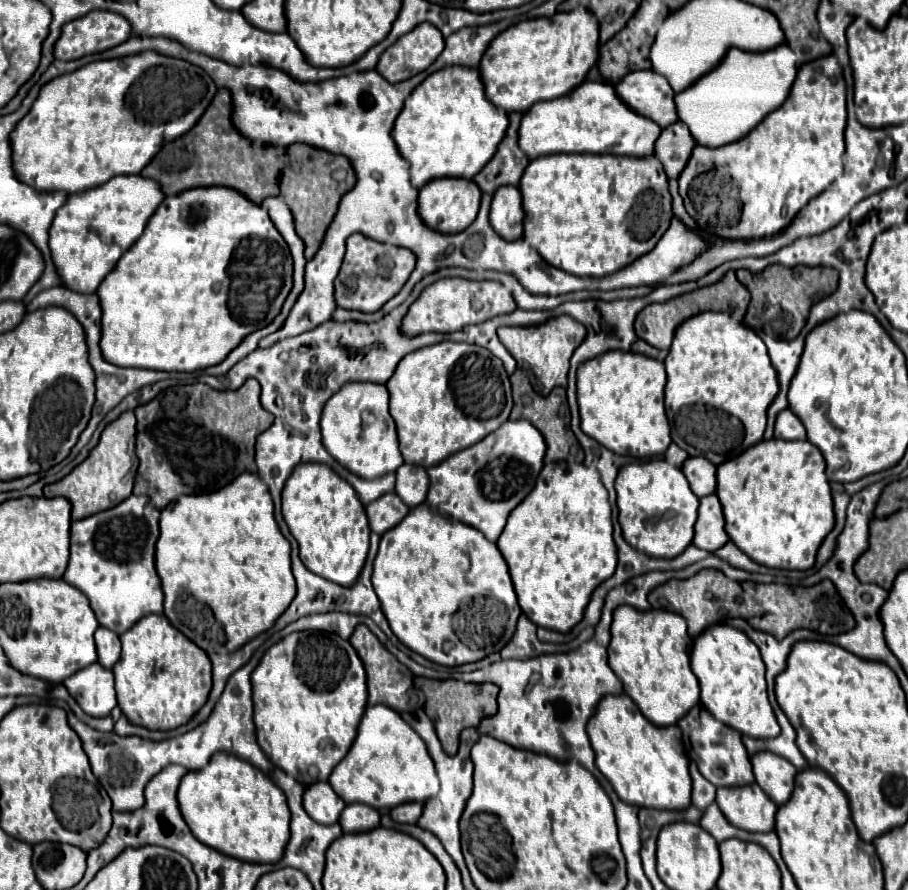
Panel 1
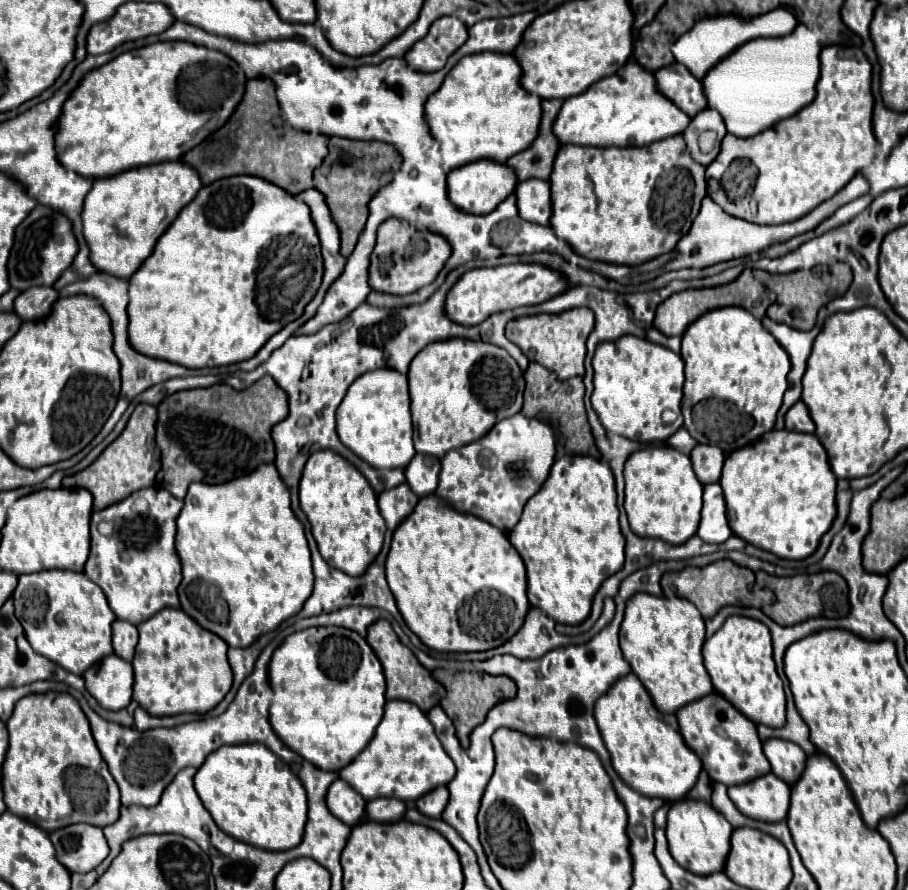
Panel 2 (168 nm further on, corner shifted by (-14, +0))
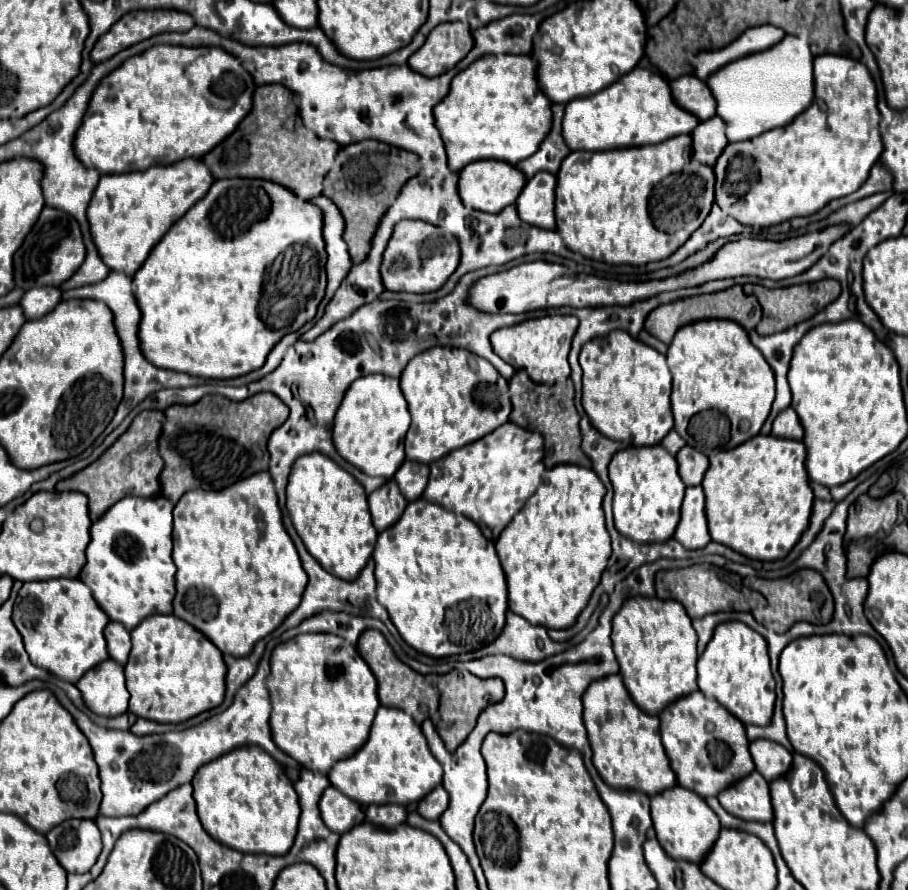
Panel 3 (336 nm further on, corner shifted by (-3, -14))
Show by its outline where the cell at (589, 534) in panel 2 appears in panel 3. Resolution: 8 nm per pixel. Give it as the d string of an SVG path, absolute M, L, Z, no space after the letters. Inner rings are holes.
M558 465L544 473L540 487L496 539L508 581L508 607L530 623L568 629L586 607L612 555L604 525L604 485L592 469Z

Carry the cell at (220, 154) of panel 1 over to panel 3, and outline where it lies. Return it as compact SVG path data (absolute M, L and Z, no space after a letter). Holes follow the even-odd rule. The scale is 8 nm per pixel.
M260 85L254 89L254 103L250 113L242 119L238 129L228 135L220 145L208 151L200 161L212 171L212 177L244 177L244 179L268 179L288 187L288 191L300 195L300 199L312 199L322 191L322 179L334 163L334 155L340 145L316 137L310 129L300 125L298 107L288 89L282 85Z

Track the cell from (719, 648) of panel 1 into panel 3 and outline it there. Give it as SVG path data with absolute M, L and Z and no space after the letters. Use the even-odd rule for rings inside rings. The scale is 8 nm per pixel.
M740 621L720 623L698 659L698 687L706 697L716 699L744 725L770 725L776 701L776 681L770 673L764 637Z

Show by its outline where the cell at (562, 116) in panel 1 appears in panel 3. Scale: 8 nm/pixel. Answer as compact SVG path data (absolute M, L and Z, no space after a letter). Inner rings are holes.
M632 69L610 87L566 105L562 137L570 151L610 151L642 145L658 145L670 137L690 133L698 119L680 109L668 89L668 81L654 69Z

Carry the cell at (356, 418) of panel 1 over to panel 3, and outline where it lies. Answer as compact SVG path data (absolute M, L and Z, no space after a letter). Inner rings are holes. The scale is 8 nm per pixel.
M366 375L348 387L334 417L332 441L336 451L366 475L392 479L400 463L404 463L404 435L408 427L410 413L398 387L398 379L386 375Z

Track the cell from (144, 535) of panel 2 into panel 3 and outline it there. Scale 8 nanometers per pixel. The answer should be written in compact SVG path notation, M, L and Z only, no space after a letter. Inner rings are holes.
M124 497L112 505L90 529L90 543L86 547L86 565L78 579L90 587L96 603L106 611L110 621L124 625L132 631L142 619L156 613L172 613L174 599L174 575L176 565L172 561L172 509L174 505L162 497Z

